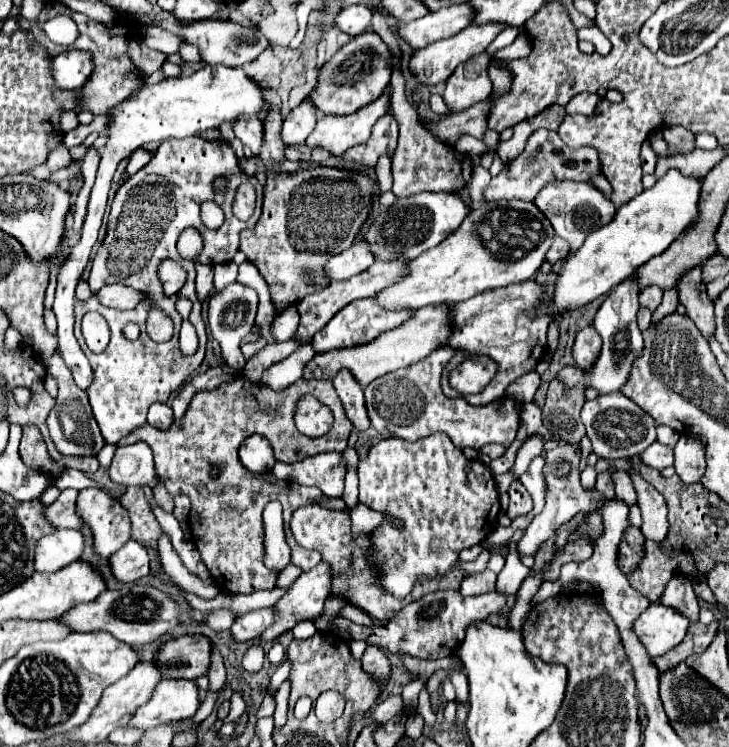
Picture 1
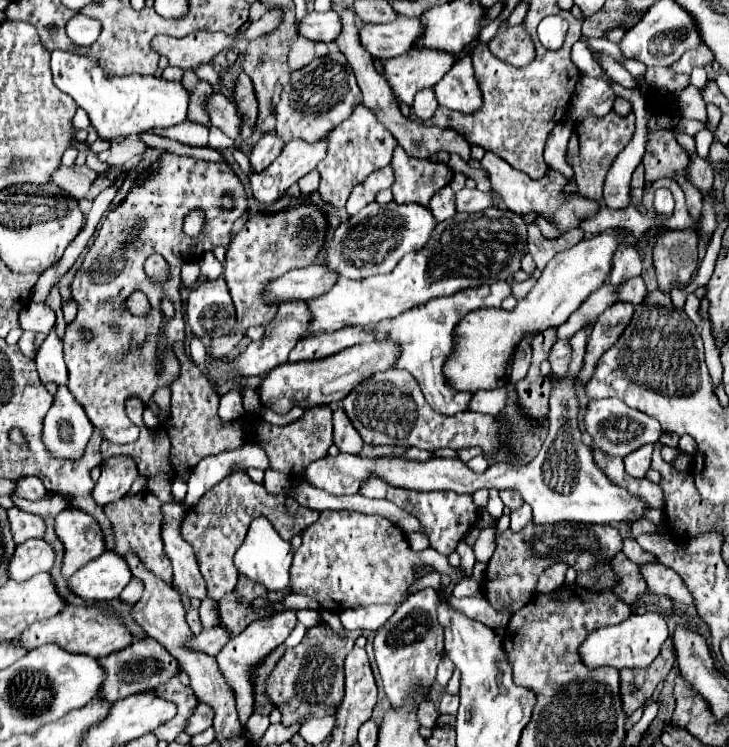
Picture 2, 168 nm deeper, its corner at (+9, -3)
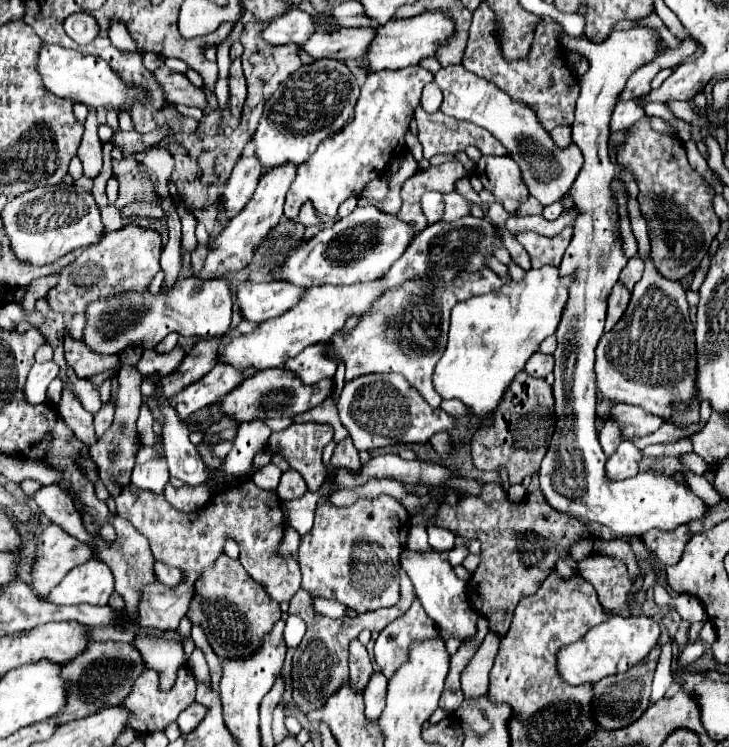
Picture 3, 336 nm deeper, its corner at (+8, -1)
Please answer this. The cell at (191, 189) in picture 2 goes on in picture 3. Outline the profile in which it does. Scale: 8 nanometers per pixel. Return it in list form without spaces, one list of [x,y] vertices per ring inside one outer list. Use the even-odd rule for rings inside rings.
[[[125,224],[119,230],[105,232],[105,238],[97,246],[87,246],[75,262],[61,270],[59,284],[47,292],[49,306],[61,314],[77,314],[85,312],[85,306],[97,298],[109,298],[127,290],[145,290],[159,272],[161,250],[161,234],[153,228]]]

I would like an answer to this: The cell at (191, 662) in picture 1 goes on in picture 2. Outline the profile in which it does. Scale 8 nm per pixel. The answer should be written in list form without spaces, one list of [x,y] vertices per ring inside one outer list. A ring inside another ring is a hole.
[[[146,636],[144,640],[132,642],[122,652],[112,652],[110,656],[98,658],[98,662],[106,672],[106,678],[100,686],[98,696],[108,702],[116,702],[138,692],[148,692],[156,688],[156,684],[162,684],[164,680],[178,676],[178,660],[162,644],[156,644],[156,640],[152,640],[150,636]]]

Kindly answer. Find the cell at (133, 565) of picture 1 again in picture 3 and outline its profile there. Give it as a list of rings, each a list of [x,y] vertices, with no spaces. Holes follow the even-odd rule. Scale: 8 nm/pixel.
[[[91,558],[89,562],[73,568],[59,586],[47,596],[55,604],[91,604],[105,606],[115,592],[115,578],[105,562]]]

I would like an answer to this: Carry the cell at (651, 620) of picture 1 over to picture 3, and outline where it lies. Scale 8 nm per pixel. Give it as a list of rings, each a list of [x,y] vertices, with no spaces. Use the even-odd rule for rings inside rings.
[[[611,616],[607,622],[591,628],[581,640],[563,646],[557,654],[557,668],[561,678],[571,684],[579,686],[585,682],[599,682],[605,676],[625,672],[633,668],[653,646],[657,646],[661,636],[661,626],[647,616],[629,616],[629,618],[617,618]]]

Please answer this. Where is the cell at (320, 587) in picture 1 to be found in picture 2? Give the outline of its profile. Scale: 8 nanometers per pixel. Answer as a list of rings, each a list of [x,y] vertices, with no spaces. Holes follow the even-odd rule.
[[[284,610],[284,612],[276,612],[276,616],[272,616],[272,620],[258,620],[256,624],[250,624],[240,636],[232,638],[216,656],[218,668],[222,672],[222,676],[226,678],[228,686],[234,692],[236,698],[236,710],[240,716],[240,724],[244,726],[248,722],[248,718],[252,716],[254,710],[254,672],[256,668],[262,664],[262,660],[274,652],[280,644],[284,644],[284,640],[290,636],[292,628],[296,624],[296,614],[294,610]]]

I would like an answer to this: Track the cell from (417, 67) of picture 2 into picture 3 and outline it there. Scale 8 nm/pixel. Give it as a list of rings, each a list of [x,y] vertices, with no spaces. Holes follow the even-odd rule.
[[[421,66],[371,72],[361,86],[353,122],[343,126],[337,134],[325,138],[309,162],[299,166],[299,172],[287,192],[285,216],[297,220],[301,204],[311,200],[317,214],[335,218],[341,202],[345,202],[349,196],[359,198],[367,182],[383,176],[389,162],[401,156],[405,150],[405,132],[415,108],[419,106],[421,90],[429,82],[433,82],[433,72]]]

